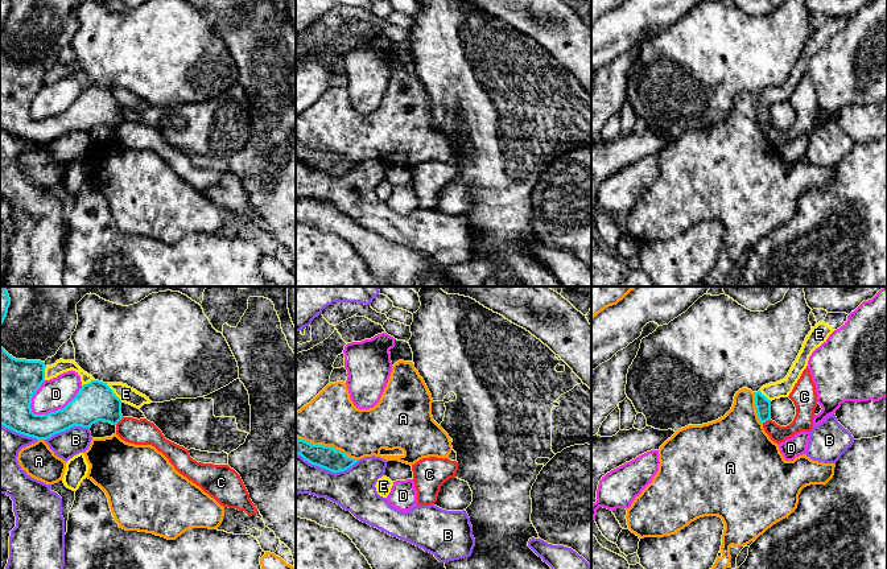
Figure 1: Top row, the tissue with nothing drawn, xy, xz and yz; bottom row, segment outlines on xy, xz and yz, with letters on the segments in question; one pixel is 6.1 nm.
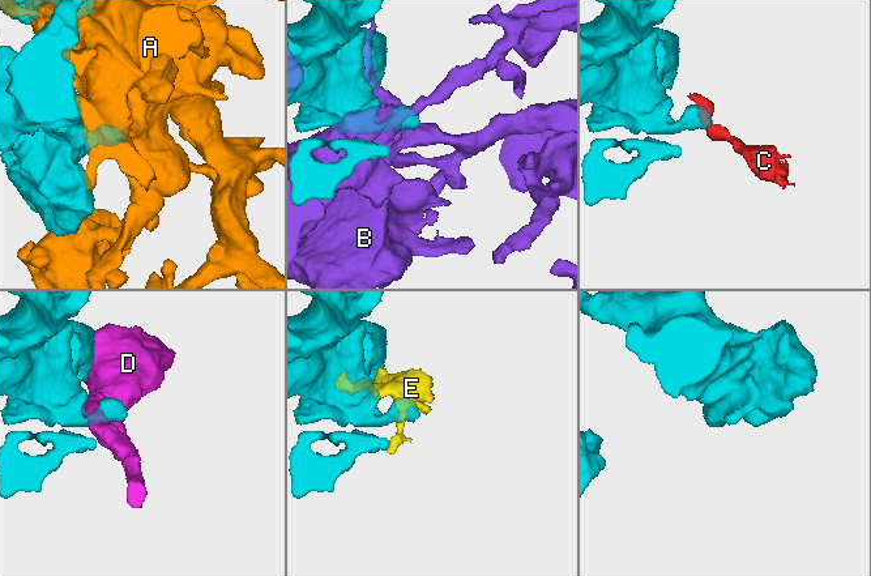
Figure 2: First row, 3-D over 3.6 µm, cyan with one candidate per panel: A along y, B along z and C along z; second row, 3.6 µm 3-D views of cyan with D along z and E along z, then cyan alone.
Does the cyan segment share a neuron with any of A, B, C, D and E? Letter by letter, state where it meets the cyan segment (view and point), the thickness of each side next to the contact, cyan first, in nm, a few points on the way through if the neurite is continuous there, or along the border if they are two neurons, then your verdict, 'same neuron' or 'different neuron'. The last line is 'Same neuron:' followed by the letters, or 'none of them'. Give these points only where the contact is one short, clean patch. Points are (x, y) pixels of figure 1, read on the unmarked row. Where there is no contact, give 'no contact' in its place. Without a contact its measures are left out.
A: contact xz (328, 151); calibres 140 and 320 nm; different neuron
B: contact xz (328, 173); calibres 140 and 260 nm; different neuron
C: contact yz (766, 124); calibres 100 and 120 nm; border yz (770, 123), (762, 127); different neuron
D: contact xy (58, 114); calibres 240 and 190 nm; different neuron
E: contact xy (112, 97); calibres 240 and 100 nm; different neuron
Same neuron: none of them

